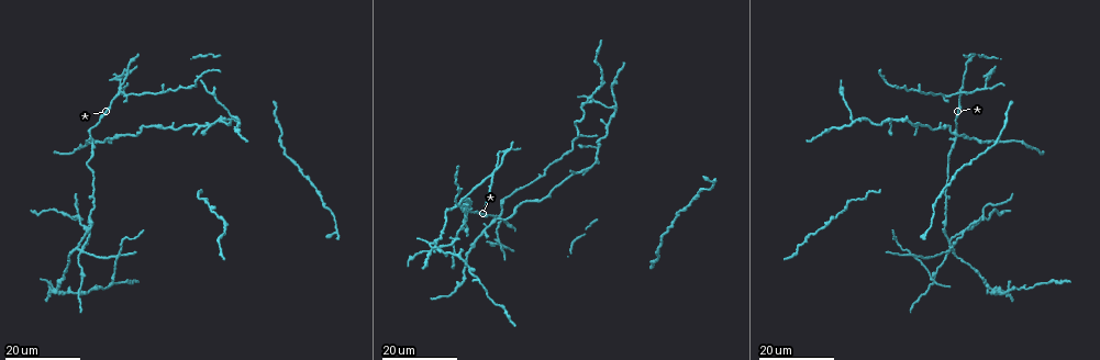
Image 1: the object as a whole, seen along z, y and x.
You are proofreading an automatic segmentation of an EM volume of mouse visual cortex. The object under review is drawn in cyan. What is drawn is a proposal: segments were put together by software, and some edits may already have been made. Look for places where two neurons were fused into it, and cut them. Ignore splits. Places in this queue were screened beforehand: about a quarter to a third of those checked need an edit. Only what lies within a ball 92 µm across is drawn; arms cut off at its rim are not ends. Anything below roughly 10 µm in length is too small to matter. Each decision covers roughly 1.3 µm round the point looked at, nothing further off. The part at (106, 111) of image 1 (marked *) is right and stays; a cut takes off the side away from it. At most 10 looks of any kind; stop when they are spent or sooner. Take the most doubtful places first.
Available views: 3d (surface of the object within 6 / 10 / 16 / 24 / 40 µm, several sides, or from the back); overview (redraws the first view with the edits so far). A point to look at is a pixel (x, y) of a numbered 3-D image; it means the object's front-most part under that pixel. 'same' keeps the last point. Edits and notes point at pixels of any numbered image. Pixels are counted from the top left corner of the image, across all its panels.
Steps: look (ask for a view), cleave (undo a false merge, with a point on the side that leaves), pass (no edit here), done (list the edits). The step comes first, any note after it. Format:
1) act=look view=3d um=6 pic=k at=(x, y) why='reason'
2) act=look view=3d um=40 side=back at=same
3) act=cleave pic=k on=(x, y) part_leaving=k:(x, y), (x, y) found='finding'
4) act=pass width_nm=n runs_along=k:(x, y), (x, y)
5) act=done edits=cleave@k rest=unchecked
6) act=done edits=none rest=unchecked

act=look view=3d um=16 pic=1 at=(960, 89) why='four-way junction'

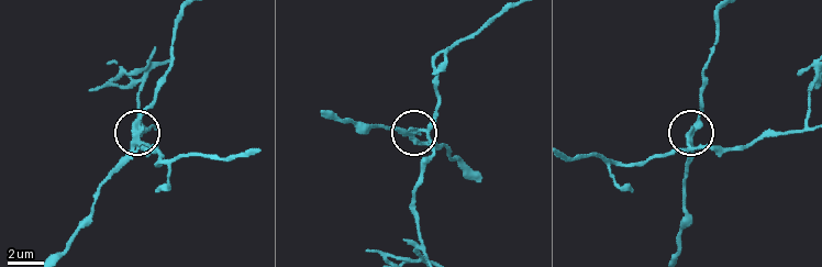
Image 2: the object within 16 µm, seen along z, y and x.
act=look view=3d um=10 pic=2 at=(145, 142) why='closer look'

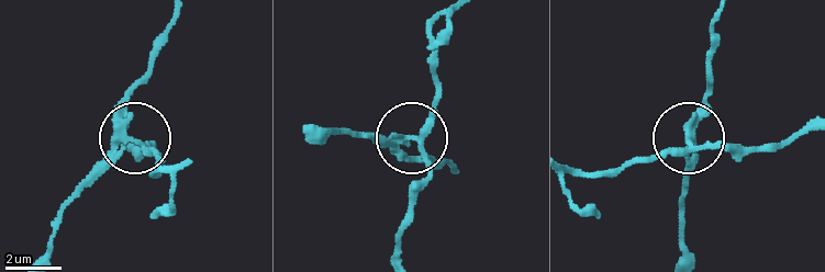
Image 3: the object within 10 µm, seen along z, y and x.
act=cleave pic=3 on=(434, 101) arms=4 found='a second neuron is stuck on'

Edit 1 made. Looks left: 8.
act=look view=3d um=16 pic=1 at=(597, 149)

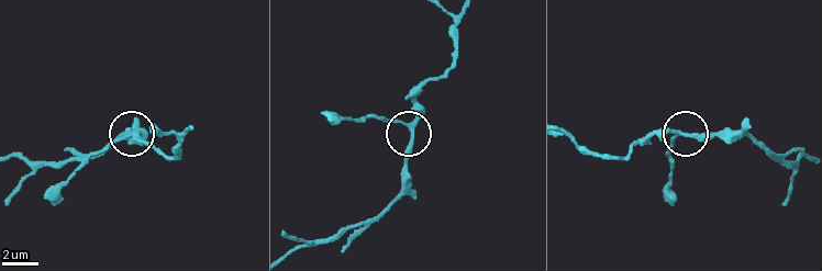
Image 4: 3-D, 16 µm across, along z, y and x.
act=look view=3d um=10 pic=4 at=(409, 126) why='zoom in'

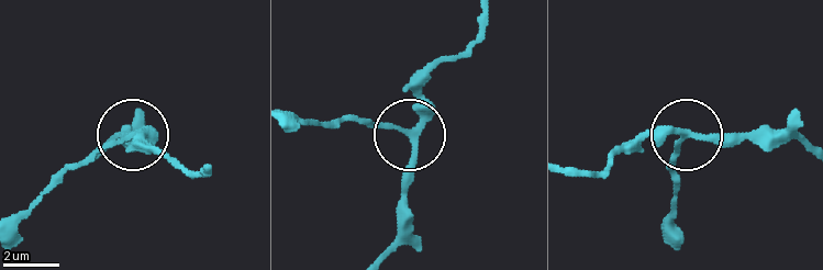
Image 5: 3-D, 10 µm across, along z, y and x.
act=look view=3d um=6 pic=5 at=(407, 136)

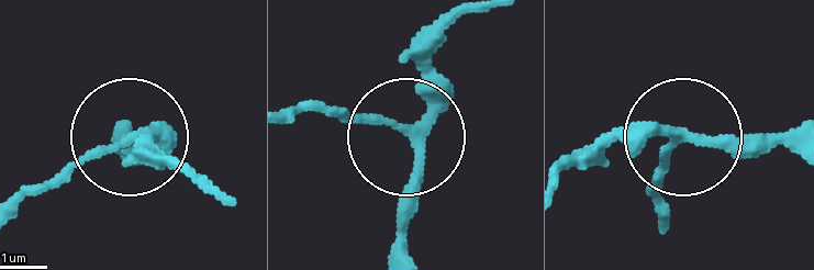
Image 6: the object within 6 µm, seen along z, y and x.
act=pass runs_along=6:(794, 143), (617, 131), (562, 155) found='one neuron here'

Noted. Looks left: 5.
act=look view=overview

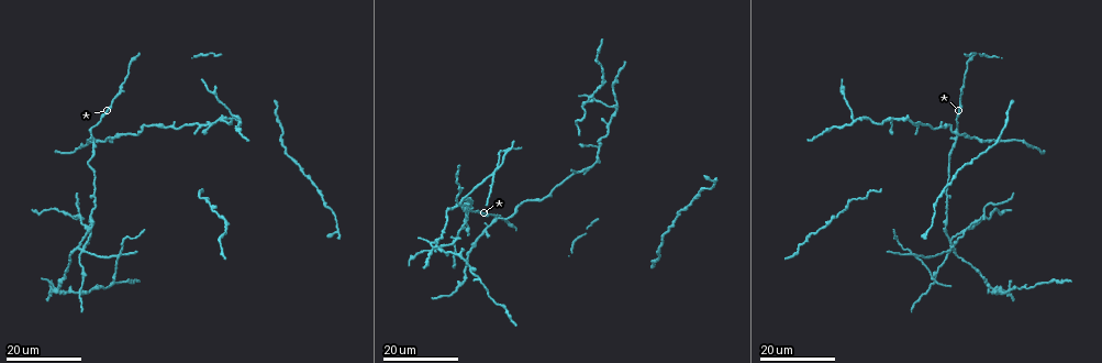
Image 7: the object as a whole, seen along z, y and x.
act=look view=3d um=16 pic=7 at=(435, 248) why='looks like a crossing'

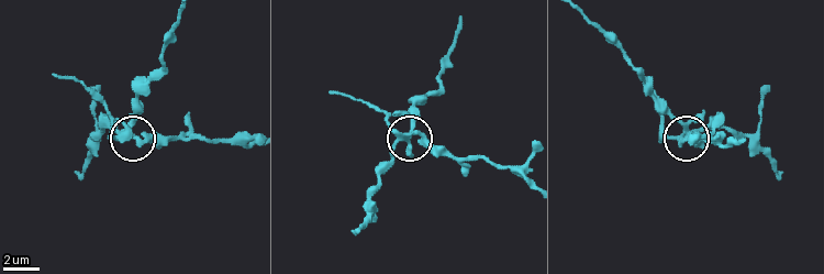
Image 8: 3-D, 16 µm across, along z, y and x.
act=look view=3d um=6 pic=8 at=(680, 137)

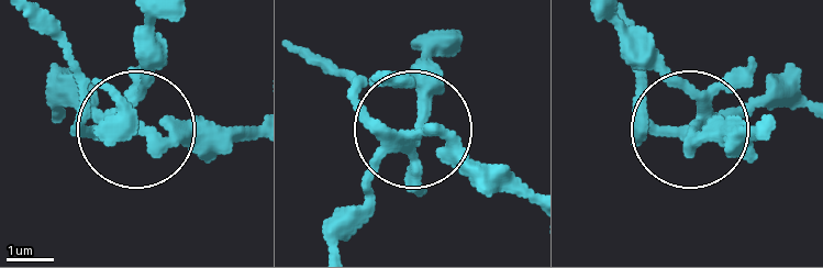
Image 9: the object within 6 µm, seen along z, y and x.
act=look view=3d um=6 side=back pic=9 at=(141, 132)

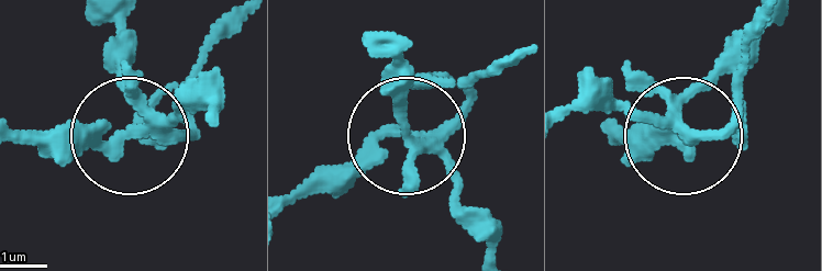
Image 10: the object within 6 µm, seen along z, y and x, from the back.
act=cleave pic=10 on=(152, 143) part_leaving=10:(428, 147), (385, 136), (290, 191) found='two neurons meet here'

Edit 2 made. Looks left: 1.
act=done edits=cleave@3,cleave@10 rest=unchecked

